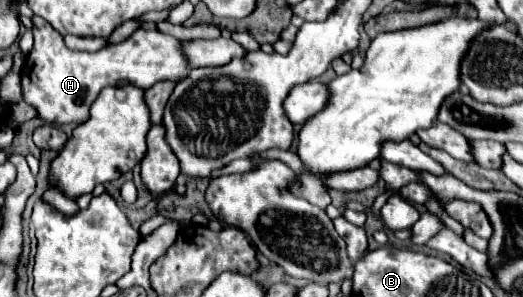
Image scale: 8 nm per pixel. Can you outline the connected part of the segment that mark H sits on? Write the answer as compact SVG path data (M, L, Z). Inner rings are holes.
M34 17L34 49L26 57L22 71L22 99L36 109L36 117L46 123L84 123L90 105L106 85L134 83L142 89L158 81L180 81L186 77L188 65L180 51L178 39L160 31L138 29L128 39L112 43L96 53L72 51L64 45L62 35L42 17Z

